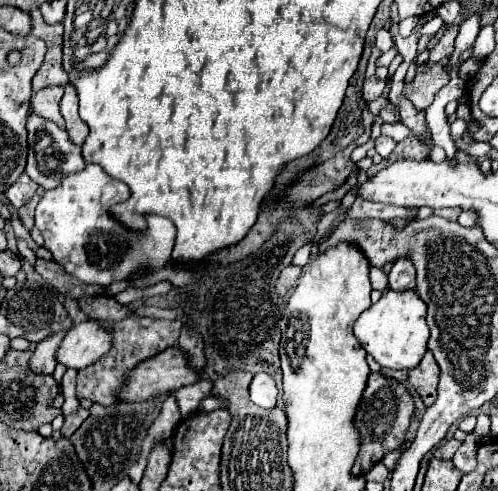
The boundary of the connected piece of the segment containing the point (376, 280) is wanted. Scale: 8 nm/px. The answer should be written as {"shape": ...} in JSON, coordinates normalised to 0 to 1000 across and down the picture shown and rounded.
{"shape":[[[763,546],[743,550],[743,574],[747,574],[751,591],[775,591],[779,587],[779,562]]]}

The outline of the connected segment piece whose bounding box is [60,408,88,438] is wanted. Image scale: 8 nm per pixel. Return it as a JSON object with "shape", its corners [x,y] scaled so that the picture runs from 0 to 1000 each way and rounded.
{"shape":[[[157,831],[153,839],[145,839],[145,843],[137,843],[133,851],[129,851],[129,868],[124,868],[124,888],[129,892],[141,892],[157,872],[161,872],[161,864],[173,855],[173,847],[177,847],[177,835],[169,835],[169,831]]]}

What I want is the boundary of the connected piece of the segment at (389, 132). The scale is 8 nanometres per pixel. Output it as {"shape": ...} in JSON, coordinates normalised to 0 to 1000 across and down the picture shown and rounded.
{"shape":[[[795,248],[795,253],[767,253],[767,273],[791,281],[795,289],[807,289],[807,285],[815,285],[815,281],[847,285],[847,277],[839,277],[831,265],[823,265],[823,261],[811,257],[807,248]]]}

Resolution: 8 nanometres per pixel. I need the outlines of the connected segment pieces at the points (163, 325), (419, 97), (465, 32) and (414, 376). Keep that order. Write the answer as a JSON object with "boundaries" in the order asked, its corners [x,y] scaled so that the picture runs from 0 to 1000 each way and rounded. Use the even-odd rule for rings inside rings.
{"boundaries":[[[[265,640],[241,656],[205,656],[213,672],[225,672],[225,709],[185,745],[157,756],[153,778],[153,807],[177,811],[185,819],[197,819],[205,827],[237,819],[229,807],[229,790],[245,786],[245,774],[253,774],[253,758],[269,749],[269,741],[341,709],[353,701],[361,684],[365,656],[361,652],[313,652],[313,648],[285,648],[277,640]]],[[[855,126],[851,134],[855,134],[855,143],[835,151],[831,163],[823,171],[815,171],[807,183],[807,191],[831,212],[835,224],[855,224],[859,212],[867,212],[871,191],[904,163],[900,151],[892,147],[888,130]],[[843,212],[855,212],[855,216],[843,216]]],[[[948,29],[936,45],[928,45],[928,49],[924,49],[924,69],[920,69],[920,77],[916,77],[916,102],[912,102],[908,122],[904,122],[904,130],[900,130],[900,134],[916,130],[916,122],[920,122],[924,106],[932,106],[936,98],[944,98],[944,94],[952,90],[952,81],[956,81],[956,73],[960,73],[960,65],[964,65],[960,29]]],[[[863,713],[851,721],[847,737],[831,754],[819,758],[819,778],[831,786],[831,794],[843,802],[855,827],[867,827],[876,815],[880,766],[884,766],[884,749]]]]}

